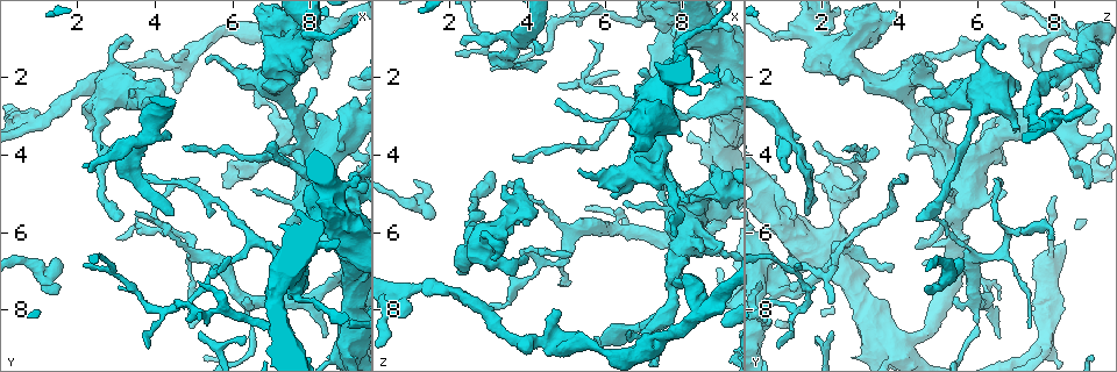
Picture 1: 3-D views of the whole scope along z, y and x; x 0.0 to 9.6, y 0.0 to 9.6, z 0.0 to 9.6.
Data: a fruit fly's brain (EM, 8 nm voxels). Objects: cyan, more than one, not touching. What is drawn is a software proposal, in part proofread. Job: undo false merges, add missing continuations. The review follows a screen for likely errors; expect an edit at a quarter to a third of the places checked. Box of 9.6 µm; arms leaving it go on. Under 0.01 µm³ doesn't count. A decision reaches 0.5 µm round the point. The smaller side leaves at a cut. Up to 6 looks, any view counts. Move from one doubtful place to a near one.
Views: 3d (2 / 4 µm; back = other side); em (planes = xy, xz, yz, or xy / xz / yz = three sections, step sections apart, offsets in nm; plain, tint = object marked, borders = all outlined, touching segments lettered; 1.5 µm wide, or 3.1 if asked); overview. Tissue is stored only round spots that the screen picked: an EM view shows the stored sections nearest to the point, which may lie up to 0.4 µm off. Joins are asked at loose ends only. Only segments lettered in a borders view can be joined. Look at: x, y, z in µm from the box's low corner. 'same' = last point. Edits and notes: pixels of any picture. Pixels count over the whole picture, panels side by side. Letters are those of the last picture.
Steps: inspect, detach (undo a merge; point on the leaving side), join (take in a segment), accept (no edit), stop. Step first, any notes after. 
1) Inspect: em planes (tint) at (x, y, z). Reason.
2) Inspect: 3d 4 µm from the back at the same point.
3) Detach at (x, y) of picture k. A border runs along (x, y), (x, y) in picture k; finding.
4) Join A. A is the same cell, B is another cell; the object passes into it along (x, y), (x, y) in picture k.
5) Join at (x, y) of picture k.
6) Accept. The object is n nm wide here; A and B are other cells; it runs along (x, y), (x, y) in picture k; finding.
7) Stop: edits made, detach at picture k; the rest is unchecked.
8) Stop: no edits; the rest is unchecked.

Inspect: em planes (borders) at (2.20, 6.75, 1.45). Free end.

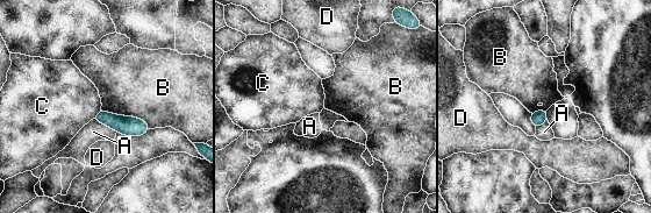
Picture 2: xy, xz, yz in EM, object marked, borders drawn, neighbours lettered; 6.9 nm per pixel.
Accept. A, B, C and D are other cells; a border runs along (101, 109), (142, 119), (149, 128) in picture 2; none of them fits.

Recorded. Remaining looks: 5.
Inspect: 3d 2 µm from the back at (4.80, 7.90, 2.25). Thin end.

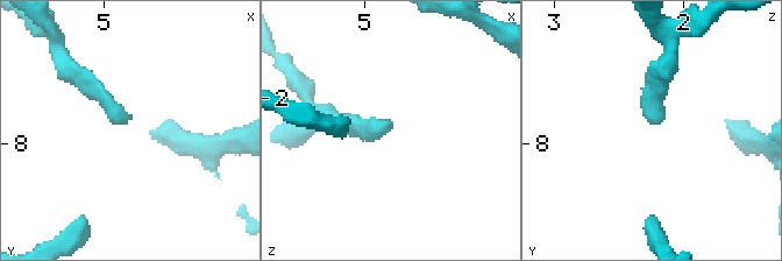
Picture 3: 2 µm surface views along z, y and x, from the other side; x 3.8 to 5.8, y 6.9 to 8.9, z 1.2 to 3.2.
Inspect: em planes (borders) at (4.82, 7.86, 2.20). Shape alone is not enough.

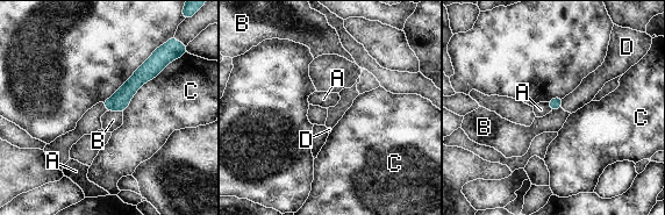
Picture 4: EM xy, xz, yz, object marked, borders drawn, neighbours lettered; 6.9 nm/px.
Accept. A, B, C and D are other cells; it runs along (152, 59), (152, 65), (111, 107) in picture 4; no lettered segment goes on from it.

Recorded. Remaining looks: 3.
Inspect: em xz step 8 (tint) at (1.10, 7.40, 4.65). Branch stops here.

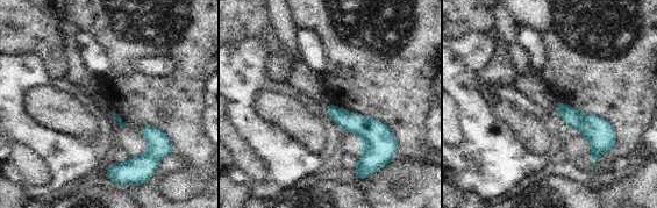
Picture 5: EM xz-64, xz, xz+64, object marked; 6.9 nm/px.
Inspect: em xz step 8 (borders) at the same point. What lies round it.

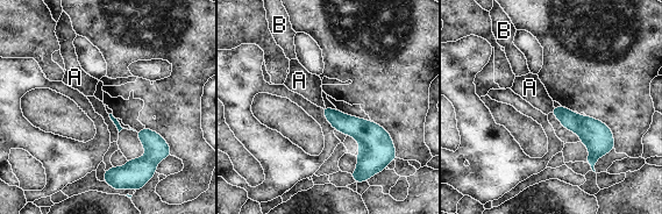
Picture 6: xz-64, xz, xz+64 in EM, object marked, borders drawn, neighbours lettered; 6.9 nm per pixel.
Accept. A and B are other cells; a border runs along (554, 107), (550, 112) in picture 6; none of them fits.

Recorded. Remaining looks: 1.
Stop: no edits; the rest is unchecked.

